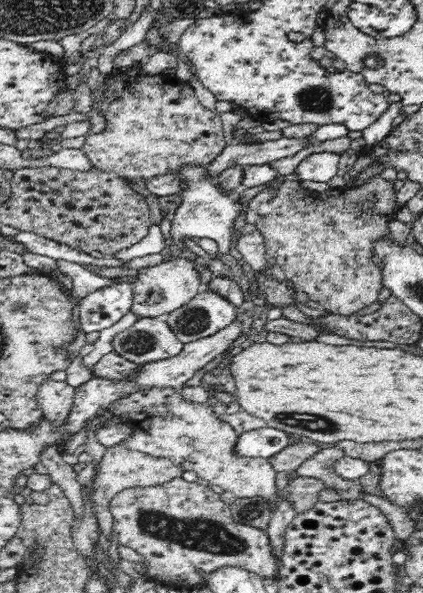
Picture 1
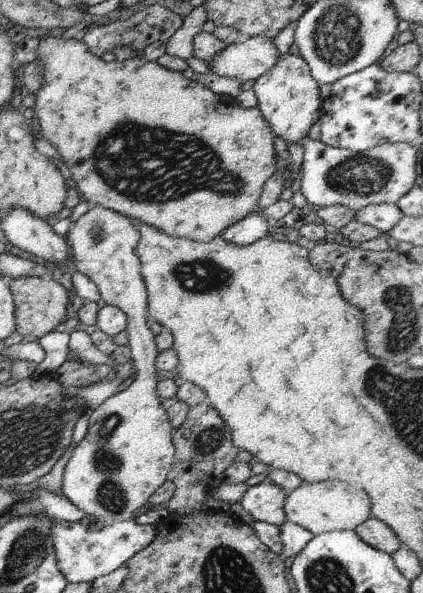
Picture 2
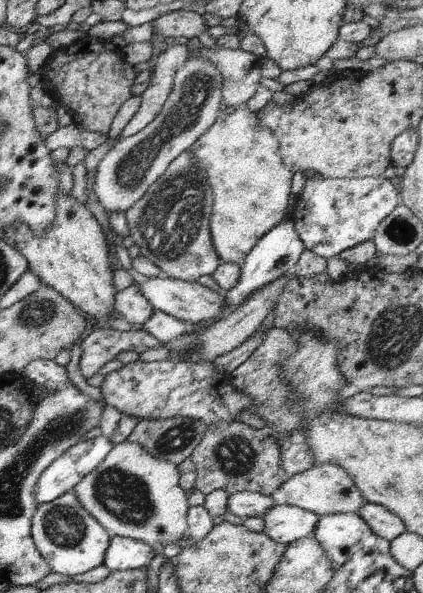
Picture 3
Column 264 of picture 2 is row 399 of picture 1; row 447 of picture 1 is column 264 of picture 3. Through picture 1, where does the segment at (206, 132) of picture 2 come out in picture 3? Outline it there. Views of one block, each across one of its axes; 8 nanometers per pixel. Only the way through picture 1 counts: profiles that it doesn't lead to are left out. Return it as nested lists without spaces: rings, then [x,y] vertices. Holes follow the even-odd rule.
[[[246,104],[238,106],[236,110],[220,112],[218,120],[204,132],[192,146],[190,154],[198,162],[198,168],[204,166],[206,182],[213,191],[213,209],[209,227],[214,245],[214,250],[222,262],[229,262],[242,266],[246,256],[254,250],[258,241],[276,224],[280,224],[288,215],[288,200],[292,188],[293,170],[282,160],[278,152],[278,140],[256,118],[256,113],[248,110]]]

